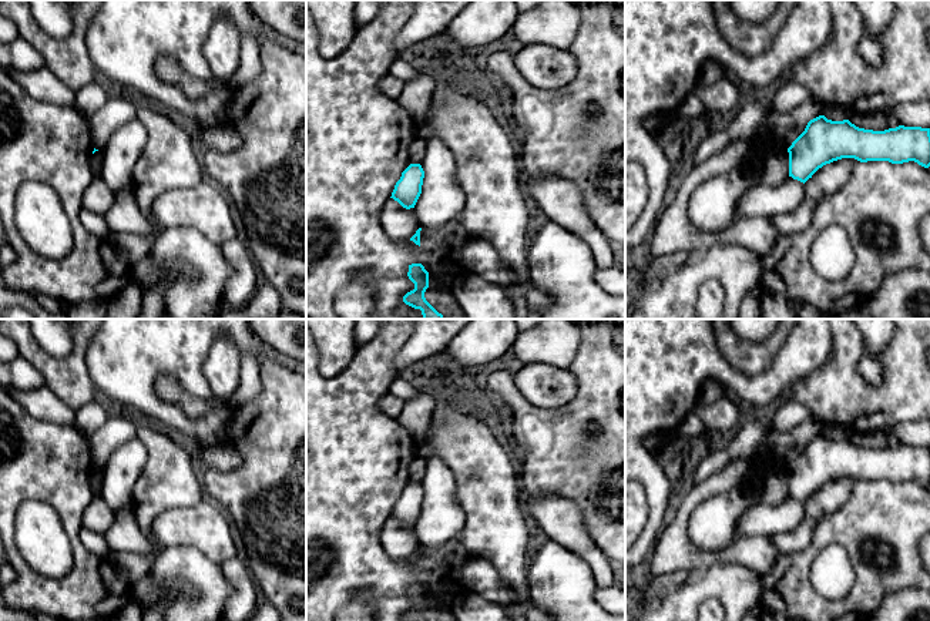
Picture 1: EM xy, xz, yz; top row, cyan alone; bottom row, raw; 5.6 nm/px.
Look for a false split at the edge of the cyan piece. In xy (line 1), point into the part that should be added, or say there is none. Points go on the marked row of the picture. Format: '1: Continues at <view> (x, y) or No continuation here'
1: No continuation here

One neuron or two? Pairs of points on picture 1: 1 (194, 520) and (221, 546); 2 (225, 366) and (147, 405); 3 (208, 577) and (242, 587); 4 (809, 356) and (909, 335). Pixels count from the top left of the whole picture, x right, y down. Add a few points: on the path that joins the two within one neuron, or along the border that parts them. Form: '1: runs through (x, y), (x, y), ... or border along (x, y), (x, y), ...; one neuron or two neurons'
1: runs through (201, 526), (214, 539); one neuron
2: border along (214, 343), (202, 366), (202, 375), (212, 395); two neurons
3: border along (220, 566), (232, 588), (232, 594), (225, 606); two neurons
4: border along (833, 334), (833, 349), (829, 359), (808, 376); two neurons

